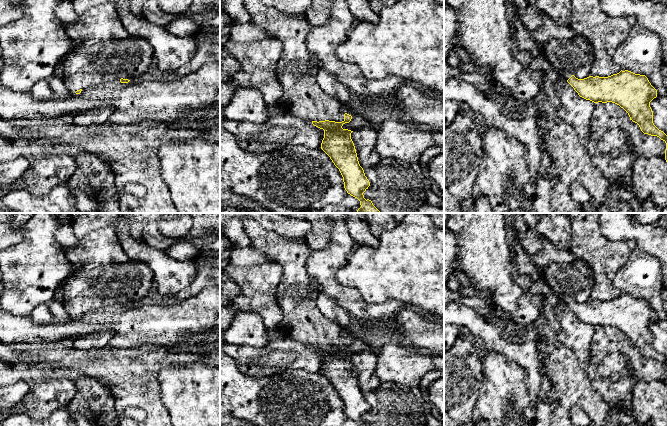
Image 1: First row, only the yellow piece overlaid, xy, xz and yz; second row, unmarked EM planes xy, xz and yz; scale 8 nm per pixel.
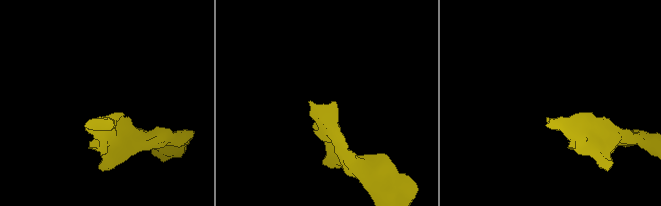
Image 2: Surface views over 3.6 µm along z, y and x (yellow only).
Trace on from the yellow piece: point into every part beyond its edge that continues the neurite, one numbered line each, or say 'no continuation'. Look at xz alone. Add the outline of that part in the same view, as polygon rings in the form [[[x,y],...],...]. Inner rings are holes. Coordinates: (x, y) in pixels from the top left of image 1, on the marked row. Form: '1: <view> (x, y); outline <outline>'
1: xz (297, 69); outline [[[243,0],[243,3],[250,15],[250,22],[263,29],[268,37],[282,42],[282,56],[276,65],[276,74],[283,91],[279,102],[280,107],[286,112],[308,121],[342,122],[345,113],[353,116],[354,113],[348,104],[328,95],[316,81],[321,68],[318,66],[317,57],[307,46],[307,37],[313,26],[305,17],[266,6],[260,0]]]

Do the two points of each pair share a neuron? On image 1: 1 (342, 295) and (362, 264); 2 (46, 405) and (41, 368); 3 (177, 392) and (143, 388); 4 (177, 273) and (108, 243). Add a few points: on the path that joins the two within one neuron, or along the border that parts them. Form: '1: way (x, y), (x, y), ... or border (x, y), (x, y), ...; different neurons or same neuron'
1: border (345, 263), (336, 280), (366, 300); different neurons
2: border (60, 377), (45, 379), (31, 384); different neurons
3: border (162, 367), (158, 373), (160, 400), (169, 412); different neurons
4: border (116, 233), (122, 250), (131, 260); different neurons

